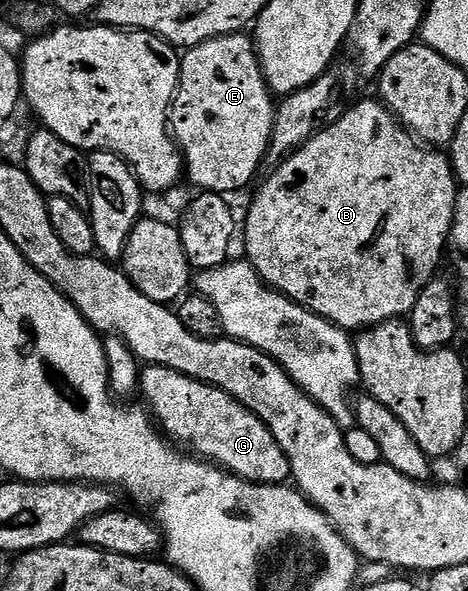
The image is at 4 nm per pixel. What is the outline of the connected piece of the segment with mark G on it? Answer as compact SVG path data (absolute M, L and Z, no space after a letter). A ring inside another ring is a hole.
M145 365L140 371L138 390L141 395L144 393L144 398L148 401L147 409L155 425L185 451L215 464L245 482L278 486L289 481L290 464L282 448L278 448L278 440L274 440L274 436L266 428L266 424L258 420L258 416L251 414L226 392L208 386L205 382L187 378L185 374L179 374L165 366L149 365Z

